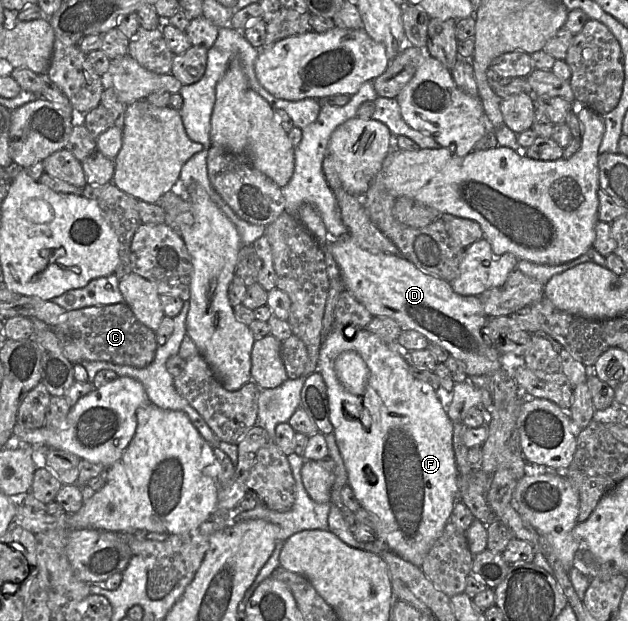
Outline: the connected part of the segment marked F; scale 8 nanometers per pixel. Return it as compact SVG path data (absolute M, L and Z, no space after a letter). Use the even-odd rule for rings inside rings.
M334 323L333 328L323 339L319 350L317 372L322 375L322 378L327 387L328 403L329 403L329 419L333 425L333 434L335 435L336 442L342 458L344 460L347 475L348 484L351 486L355 497L359 501L362 508L370 512L376 521L376 538L384 542L392 552L396 553L403 560L410 562L419 568L424 561L425 556L432 548L437 539L442 535L446 524L449 522L450 515L453 507L458 500L458 468L455 460L455 454L453 450L453 422L447 414L447 410L443 407L439 400L436 390L430 387L425 382L417 379L410 371L407 353L397 344L387 344L375 334L368 331L366 328L357 328L355 335L352 339L348 338L343 330L346 326ZM345 351L355 351L364 360L366 366L369 369L369 378L365 387L365 391L362 395L354 395L348 392L342 384L339 382L335 372L335 360Z

